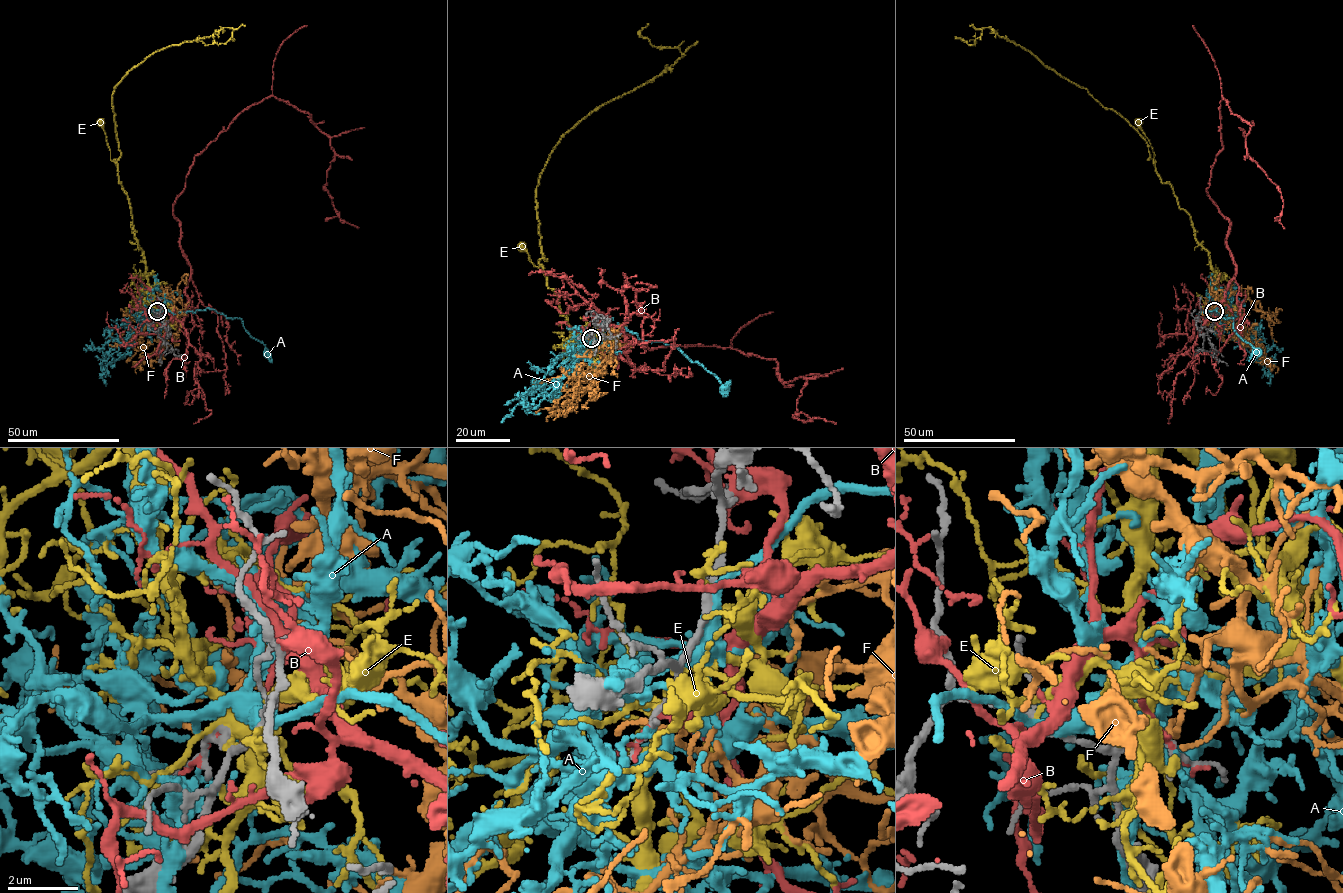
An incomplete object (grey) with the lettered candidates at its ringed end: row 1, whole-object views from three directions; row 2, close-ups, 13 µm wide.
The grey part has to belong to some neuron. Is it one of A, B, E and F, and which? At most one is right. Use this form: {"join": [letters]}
{"join": []}

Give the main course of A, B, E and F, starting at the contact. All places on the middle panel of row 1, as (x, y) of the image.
A: (589, 340), (587, 343), (584, 340), (612, 317), (639, 339), (660, 341), (677, 347), (712, 373), (724, 388)
B: (590, 339), (620, 328), (631, 365), (617, 331), (773, 358), (806, 380), (794, 414), (835, 423)
E: (591, 337), (577, 338), (561, 313), (558, 296), (548, 286), (544, 269), (534, 266), (521, 248)
F: (589, 339), (613, 339), (608, 358), (616, 364), (574, 393), (565, 413)

